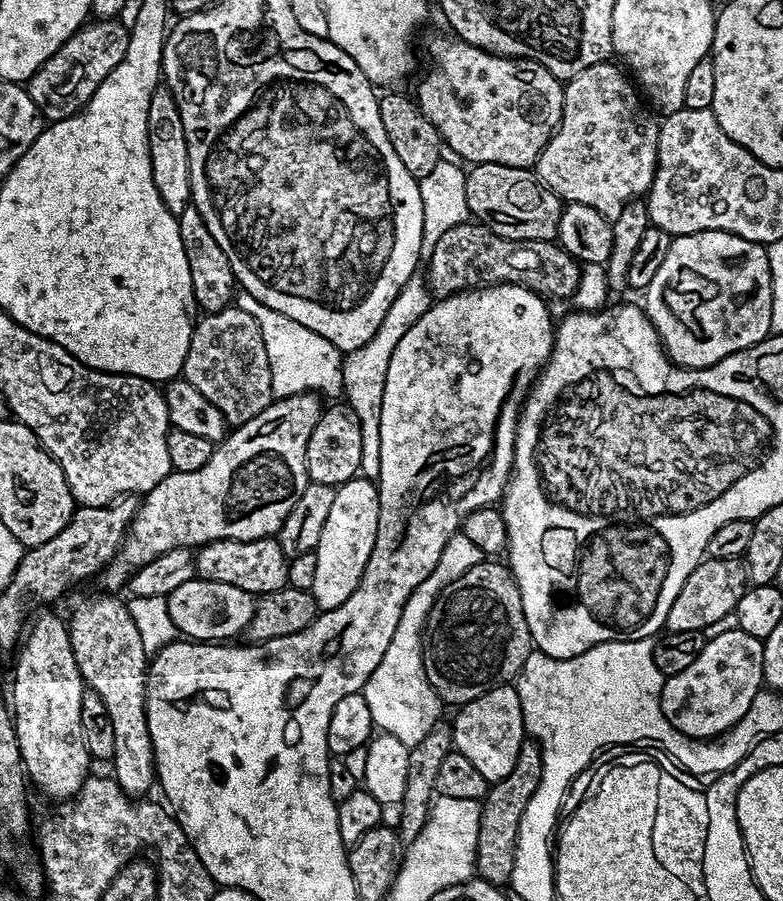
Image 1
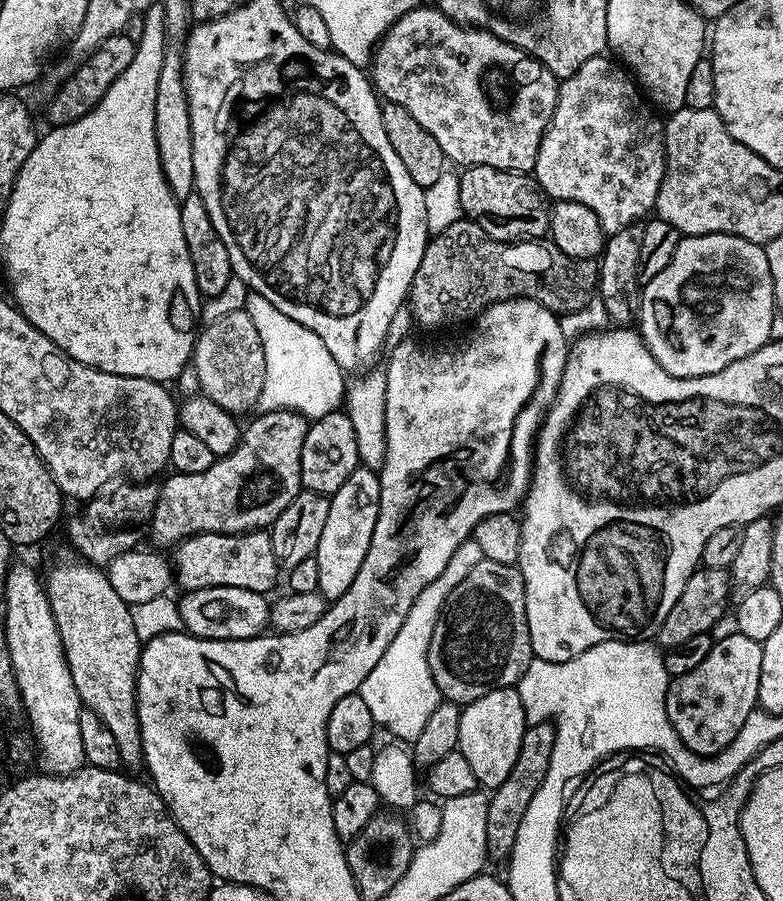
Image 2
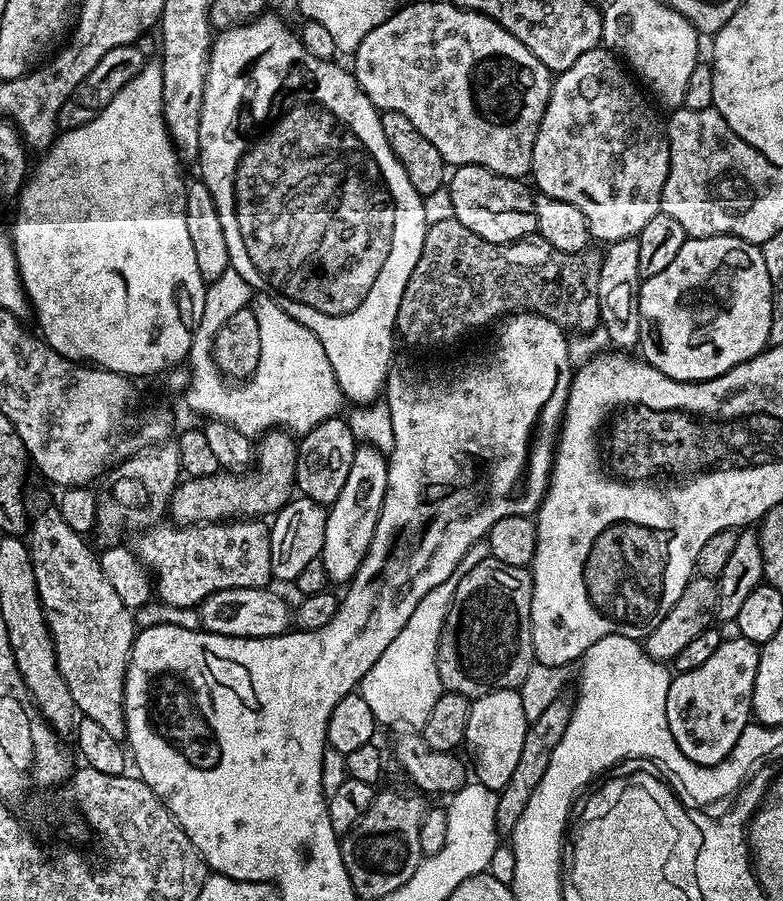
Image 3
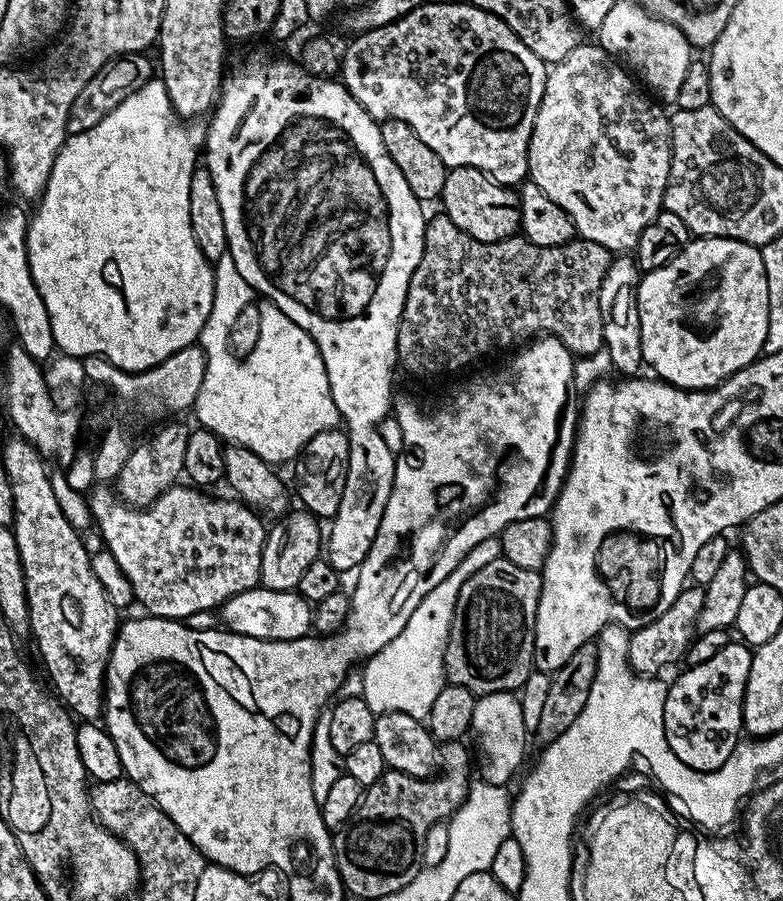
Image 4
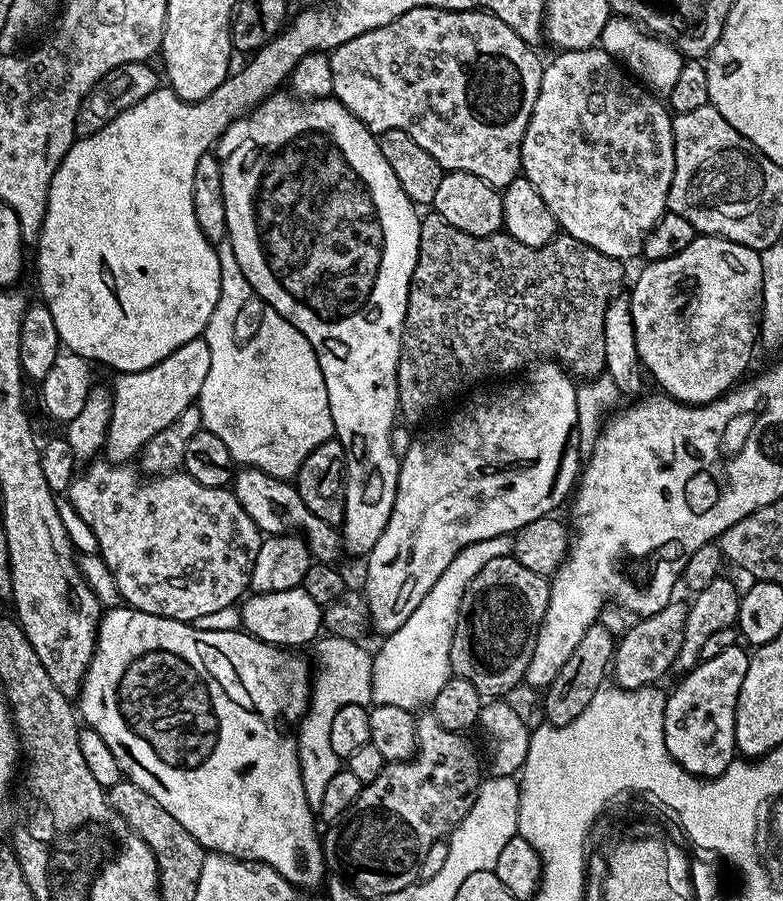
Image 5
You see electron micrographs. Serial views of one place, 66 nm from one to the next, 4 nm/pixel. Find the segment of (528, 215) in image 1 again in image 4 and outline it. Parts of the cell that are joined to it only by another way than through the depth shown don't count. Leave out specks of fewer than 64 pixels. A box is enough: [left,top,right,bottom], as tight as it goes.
[439,168,520,242]

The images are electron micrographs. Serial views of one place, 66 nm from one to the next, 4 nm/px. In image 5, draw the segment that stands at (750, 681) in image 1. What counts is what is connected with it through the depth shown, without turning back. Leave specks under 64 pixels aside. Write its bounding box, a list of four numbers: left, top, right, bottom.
[664,646,749,778]

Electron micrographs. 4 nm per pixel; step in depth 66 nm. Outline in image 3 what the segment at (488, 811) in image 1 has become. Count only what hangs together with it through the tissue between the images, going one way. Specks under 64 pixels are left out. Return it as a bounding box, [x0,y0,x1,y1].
[496,699,573,833]

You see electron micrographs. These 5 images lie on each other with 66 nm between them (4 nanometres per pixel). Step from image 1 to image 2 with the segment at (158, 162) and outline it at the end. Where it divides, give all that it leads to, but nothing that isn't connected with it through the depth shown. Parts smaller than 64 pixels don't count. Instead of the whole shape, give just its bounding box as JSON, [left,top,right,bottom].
[154,51,194,201]

